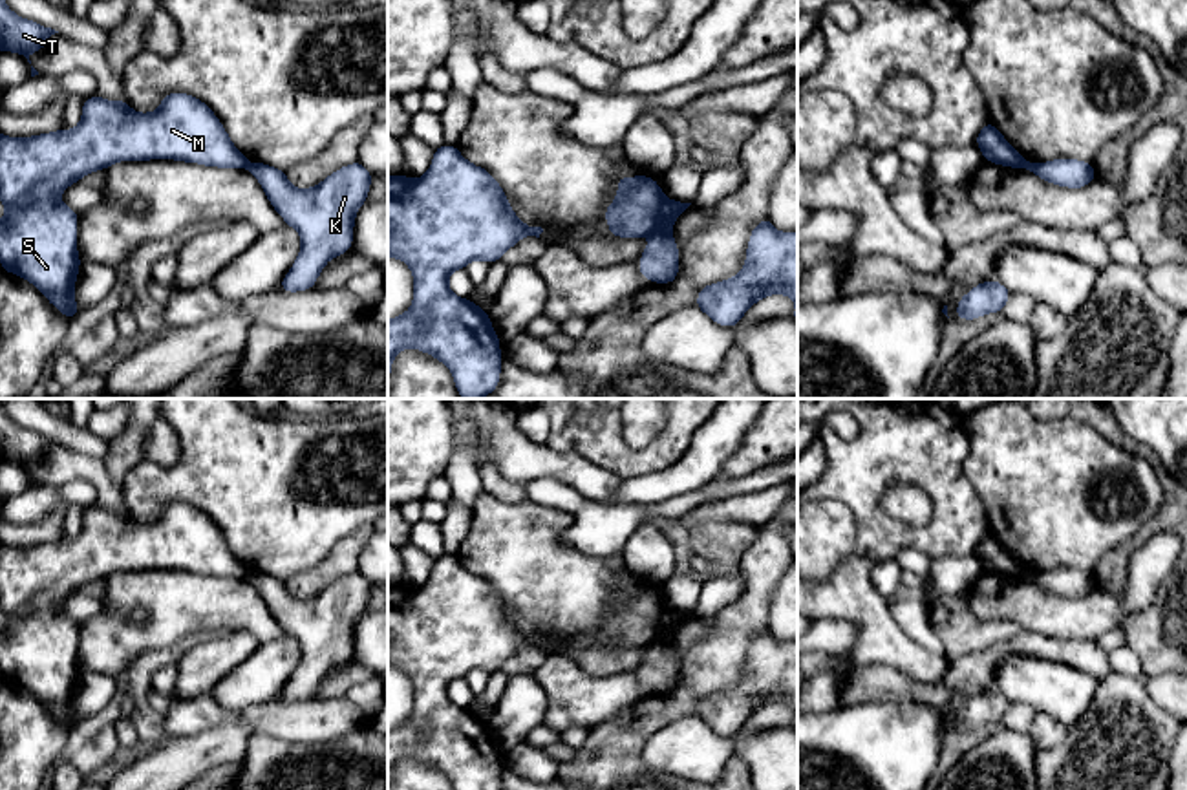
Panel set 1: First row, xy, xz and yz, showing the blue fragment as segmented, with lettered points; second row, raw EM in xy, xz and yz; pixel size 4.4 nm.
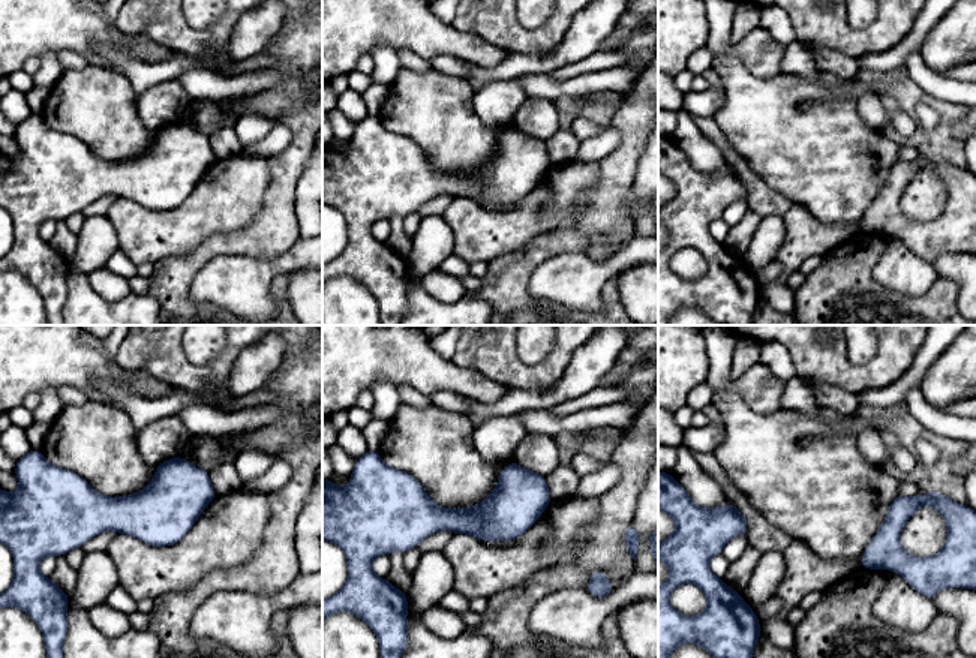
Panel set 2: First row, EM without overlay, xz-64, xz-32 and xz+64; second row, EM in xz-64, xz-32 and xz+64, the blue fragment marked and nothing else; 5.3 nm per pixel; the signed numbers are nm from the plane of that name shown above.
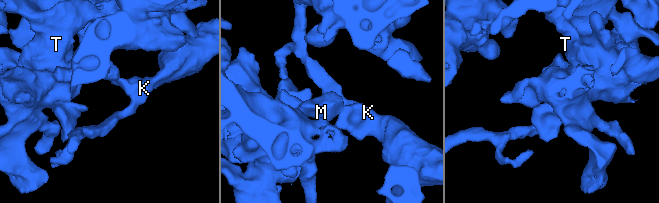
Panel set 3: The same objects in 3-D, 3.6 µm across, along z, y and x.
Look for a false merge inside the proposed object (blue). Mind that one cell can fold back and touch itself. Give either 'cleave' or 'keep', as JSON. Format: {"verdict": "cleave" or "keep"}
{"verdict": "cleave"}

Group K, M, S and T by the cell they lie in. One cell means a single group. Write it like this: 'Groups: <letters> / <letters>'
Groups: K / M S T

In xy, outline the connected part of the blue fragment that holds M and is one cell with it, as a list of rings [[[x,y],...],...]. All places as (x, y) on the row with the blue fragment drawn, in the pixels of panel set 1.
[[[166,93],[155,112],[134,112],[126,99],[115,102],[102,97],[90,97],[82,102],[80,123],[71,130],[57,130],[33,137],[7,137],[0,133],[0,203],[5,207],[5,219],[0,221],[0,263],[4,272],[13,272],[42,291],[68,320],[80,311],[75,304],[75,282],[80,267],[77,252],[79,212],[60,201],[60,194],[86,174],[106,170],[119,161],[174,159],[218,168],[245,168],[247,157],[232,144],[214,112],[199,99],[187,93]]]

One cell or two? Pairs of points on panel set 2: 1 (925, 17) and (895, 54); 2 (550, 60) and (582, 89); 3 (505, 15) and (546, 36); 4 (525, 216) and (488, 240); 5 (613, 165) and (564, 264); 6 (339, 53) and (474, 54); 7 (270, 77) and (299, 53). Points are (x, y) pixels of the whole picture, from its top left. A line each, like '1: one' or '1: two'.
1: one
2: two
3: one
4: one
5: two
6: one
7: two

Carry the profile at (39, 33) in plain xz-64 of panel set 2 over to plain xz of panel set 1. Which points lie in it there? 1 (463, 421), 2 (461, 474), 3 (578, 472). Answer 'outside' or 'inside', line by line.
1: outside
2: outside
3: inside

